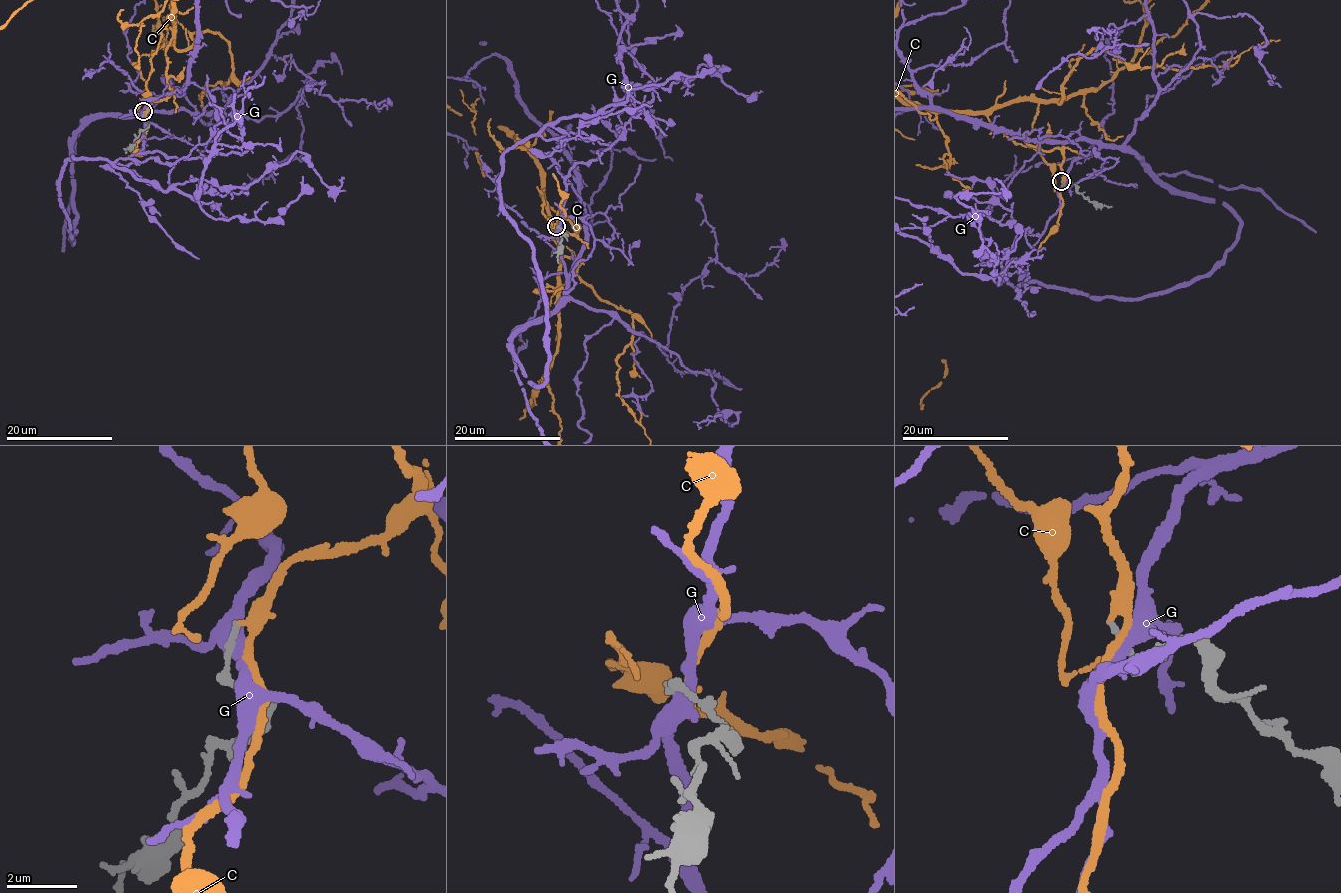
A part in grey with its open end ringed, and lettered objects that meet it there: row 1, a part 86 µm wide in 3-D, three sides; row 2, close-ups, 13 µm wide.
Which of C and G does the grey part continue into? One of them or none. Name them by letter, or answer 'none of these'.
none of these

